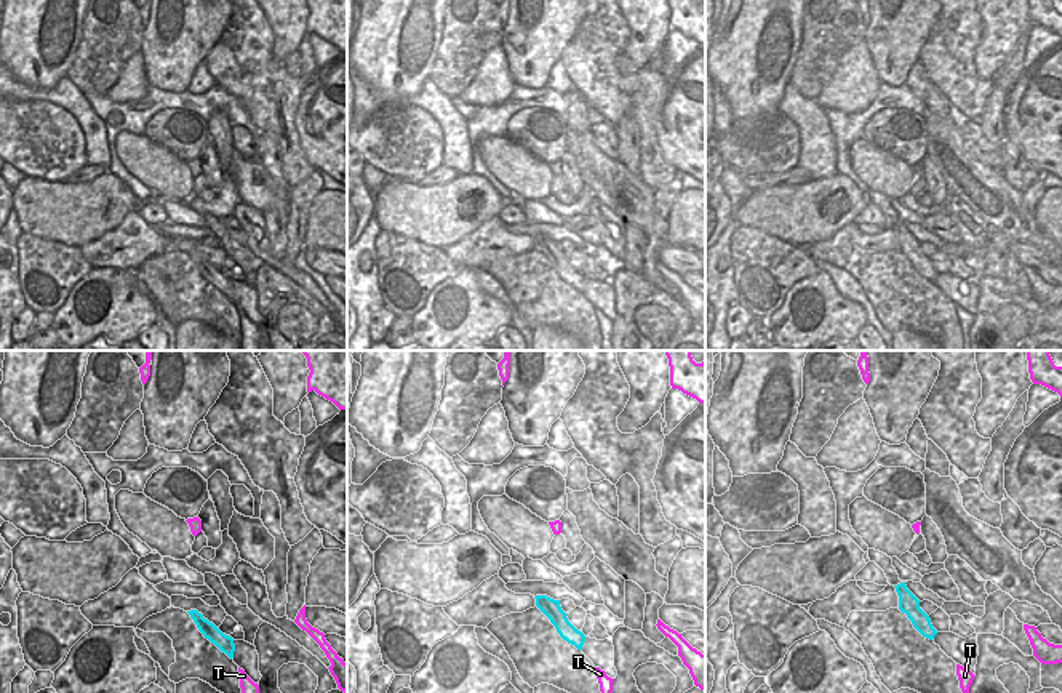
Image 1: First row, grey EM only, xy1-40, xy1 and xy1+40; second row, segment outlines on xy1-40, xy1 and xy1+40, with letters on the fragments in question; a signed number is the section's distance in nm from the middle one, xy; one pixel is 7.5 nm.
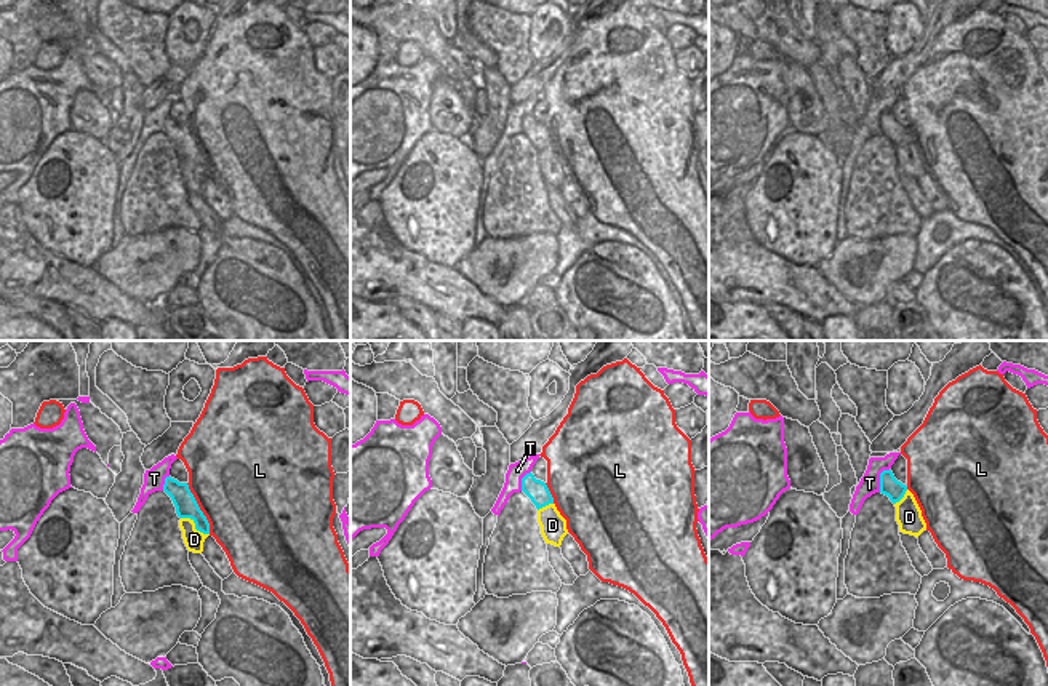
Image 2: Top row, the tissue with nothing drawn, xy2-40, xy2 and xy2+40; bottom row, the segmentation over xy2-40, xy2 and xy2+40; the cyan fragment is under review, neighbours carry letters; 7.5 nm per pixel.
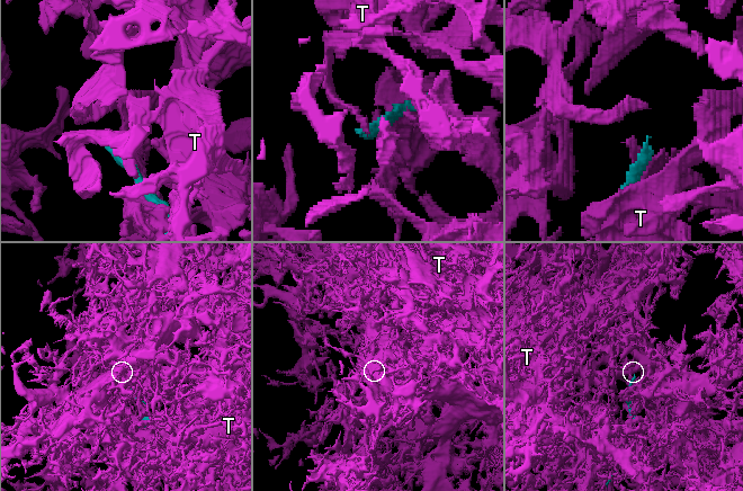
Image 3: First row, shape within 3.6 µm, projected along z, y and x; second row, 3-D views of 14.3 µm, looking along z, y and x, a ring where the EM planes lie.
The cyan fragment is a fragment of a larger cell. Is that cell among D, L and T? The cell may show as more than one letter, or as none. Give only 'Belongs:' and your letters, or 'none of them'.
Belongs: none of them

